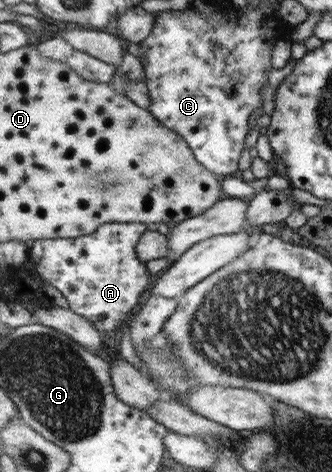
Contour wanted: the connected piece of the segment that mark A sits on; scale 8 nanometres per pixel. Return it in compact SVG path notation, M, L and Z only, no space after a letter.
M142 222L107 223L82 237L38 240L30 248L29 257L38 265L42 277L61 292L72 311L92 321L96 329L112 331L130 319L152 285L152 272L137 252L137 245L147 231L148 227Z

